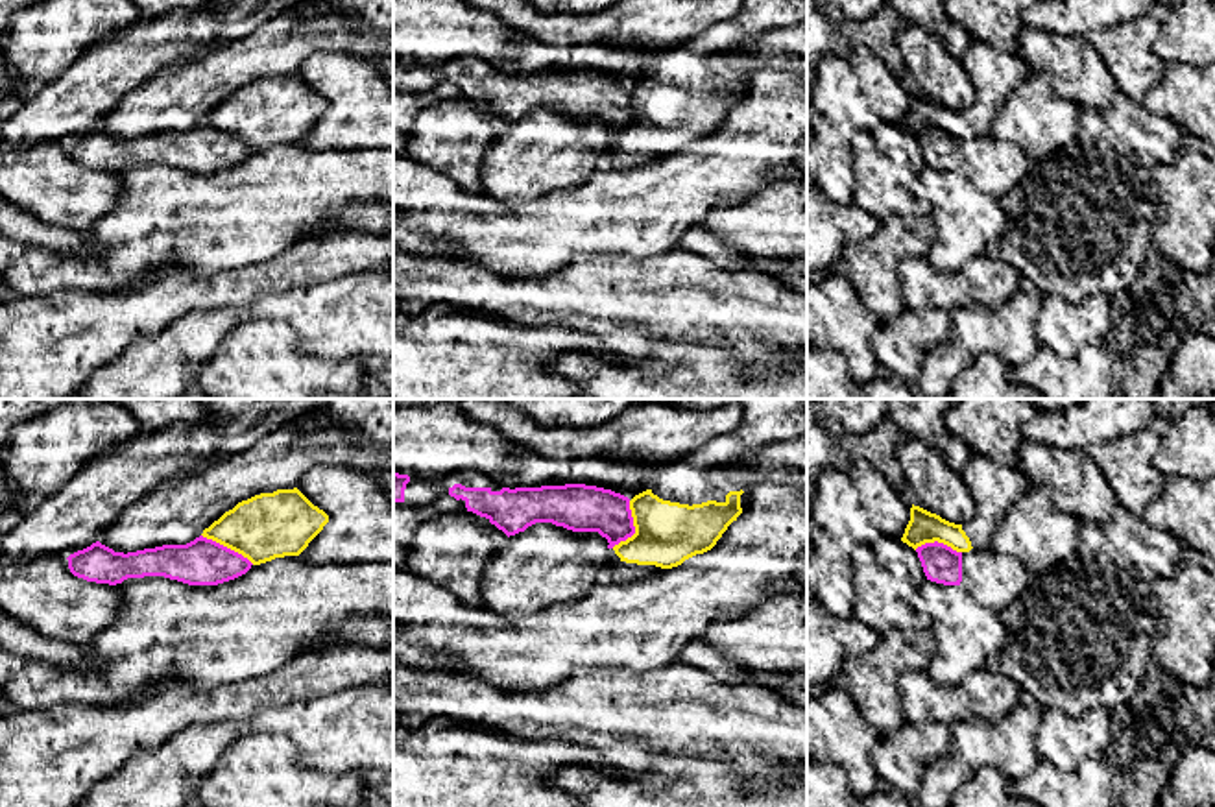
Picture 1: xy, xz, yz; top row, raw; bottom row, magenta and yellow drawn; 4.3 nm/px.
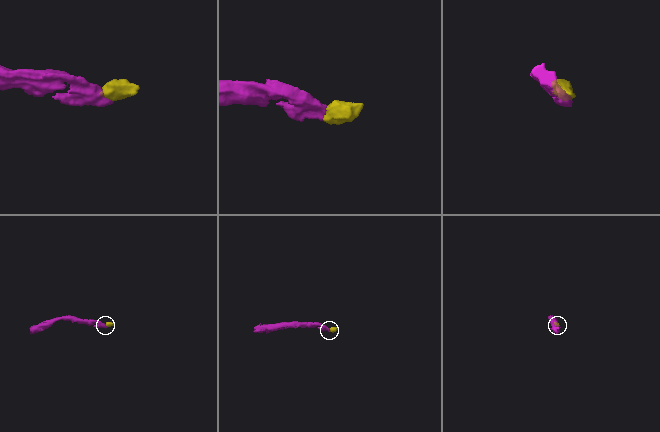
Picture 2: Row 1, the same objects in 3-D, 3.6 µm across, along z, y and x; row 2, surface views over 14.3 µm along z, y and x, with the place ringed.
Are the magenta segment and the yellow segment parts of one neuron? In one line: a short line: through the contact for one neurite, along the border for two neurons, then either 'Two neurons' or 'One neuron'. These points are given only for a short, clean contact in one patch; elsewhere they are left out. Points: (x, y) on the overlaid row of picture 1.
Line: xz (630, 501), (634, 532), (612, 547). Two neurons

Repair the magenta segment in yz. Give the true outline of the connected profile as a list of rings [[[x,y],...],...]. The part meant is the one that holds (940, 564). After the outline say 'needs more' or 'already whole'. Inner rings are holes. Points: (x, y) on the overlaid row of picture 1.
[[[925,543],[916,548],[927,580],[944,585],[962,585],[980,606],[1006,609],[1038,578],[1017,560],[999,556],[990,548],[956,552],[944,543]]]; needs more

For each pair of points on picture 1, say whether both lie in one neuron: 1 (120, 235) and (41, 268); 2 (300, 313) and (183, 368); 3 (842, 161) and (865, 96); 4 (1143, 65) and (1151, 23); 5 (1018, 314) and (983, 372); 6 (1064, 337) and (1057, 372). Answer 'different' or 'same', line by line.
1: same
2: same
3: same
4: same
5: different
6: different

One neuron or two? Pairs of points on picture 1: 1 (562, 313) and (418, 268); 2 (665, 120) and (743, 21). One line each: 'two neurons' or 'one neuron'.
1: one neuron
2: one neuron

